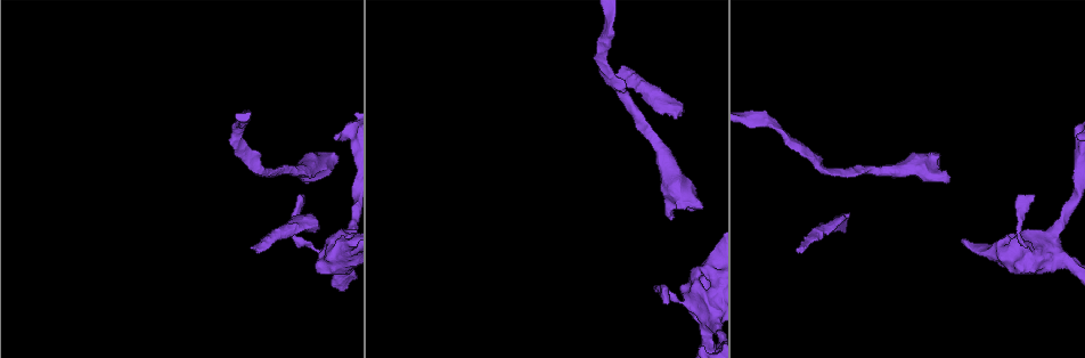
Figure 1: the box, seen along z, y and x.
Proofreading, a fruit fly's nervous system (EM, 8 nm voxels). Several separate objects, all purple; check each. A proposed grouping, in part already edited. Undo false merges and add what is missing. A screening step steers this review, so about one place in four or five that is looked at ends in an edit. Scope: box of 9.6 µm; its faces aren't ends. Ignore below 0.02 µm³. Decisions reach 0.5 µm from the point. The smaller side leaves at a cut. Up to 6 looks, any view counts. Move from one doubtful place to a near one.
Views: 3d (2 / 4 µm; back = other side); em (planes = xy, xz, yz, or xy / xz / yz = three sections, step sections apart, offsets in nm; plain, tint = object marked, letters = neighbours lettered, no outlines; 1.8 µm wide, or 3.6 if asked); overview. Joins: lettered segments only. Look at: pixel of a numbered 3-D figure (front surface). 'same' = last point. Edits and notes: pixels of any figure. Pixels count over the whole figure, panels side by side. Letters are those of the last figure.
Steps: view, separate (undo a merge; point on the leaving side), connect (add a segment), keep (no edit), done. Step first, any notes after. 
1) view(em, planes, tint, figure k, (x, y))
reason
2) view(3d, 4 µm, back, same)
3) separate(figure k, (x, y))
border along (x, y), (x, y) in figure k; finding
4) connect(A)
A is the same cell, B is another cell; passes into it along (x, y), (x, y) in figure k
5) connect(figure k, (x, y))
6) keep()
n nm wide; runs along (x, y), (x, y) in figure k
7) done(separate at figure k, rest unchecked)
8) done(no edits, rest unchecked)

view(3d, 4 µm, figure 1, (796, 251))
free end

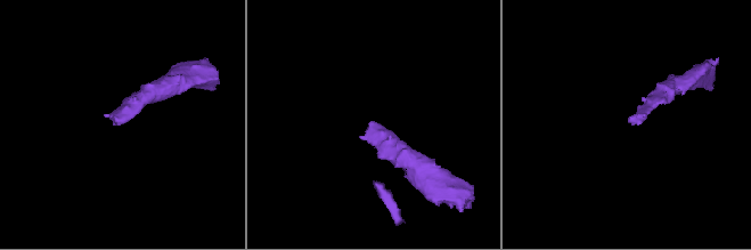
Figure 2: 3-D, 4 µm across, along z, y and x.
view(em, yz, step 16, tint, figure 2, (371, 123))
need the tissue

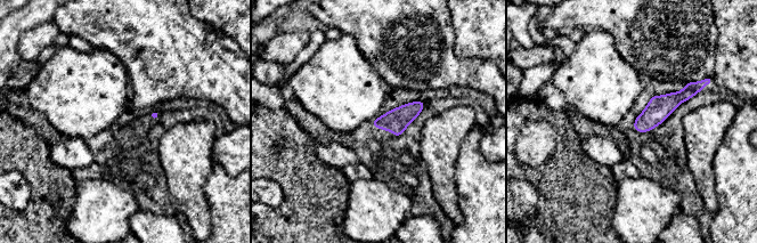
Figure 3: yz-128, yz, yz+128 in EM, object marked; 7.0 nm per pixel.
view(em, planes, letters, same)

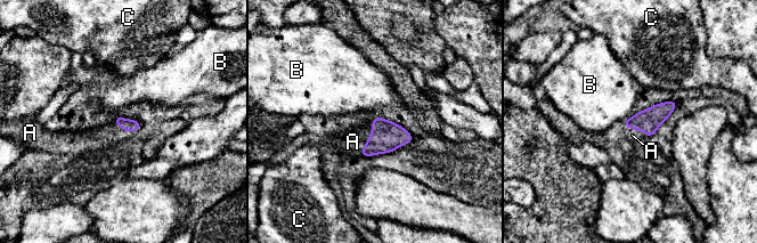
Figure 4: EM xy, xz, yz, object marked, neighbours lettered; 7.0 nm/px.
connect(A)
A is the same cell, B and C are other cells; passes into it along (387, 136), (364, 146), (352, 142) in figure 4; it goes on there

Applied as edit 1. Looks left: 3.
view(overview)

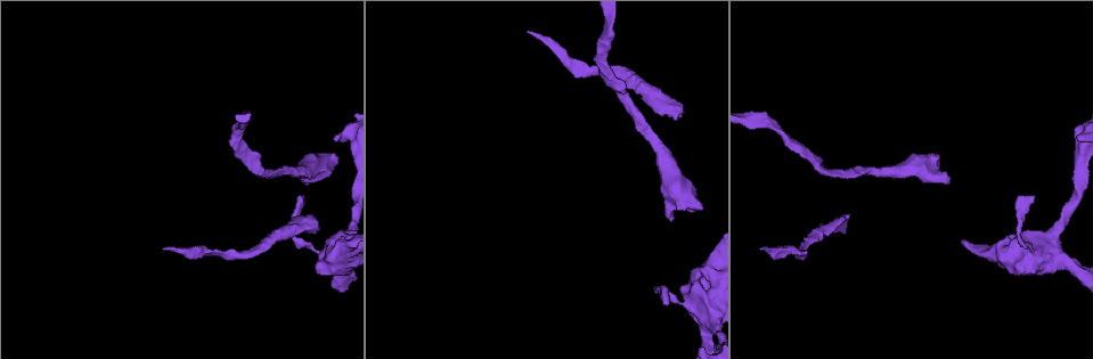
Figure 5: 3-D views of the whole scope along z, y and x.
view(em, planes, letters, figure 5, (679, 118))
an open end

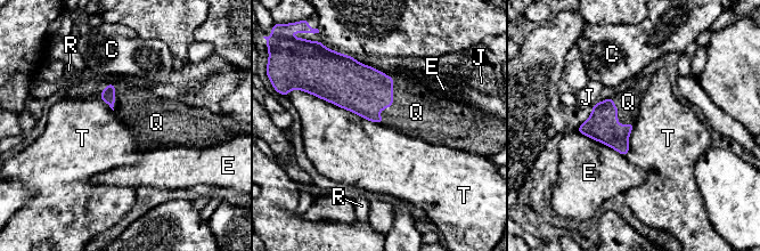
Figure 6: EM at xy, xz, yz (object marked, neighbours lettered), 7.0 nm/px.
connect(Q)
Q is the same cell, C, E, J, R and T are other cells; the cell continues

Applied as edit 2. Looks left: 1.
view(em, 3.6 µm, planes, letters, figure 5, (939, 161))
branch stops here

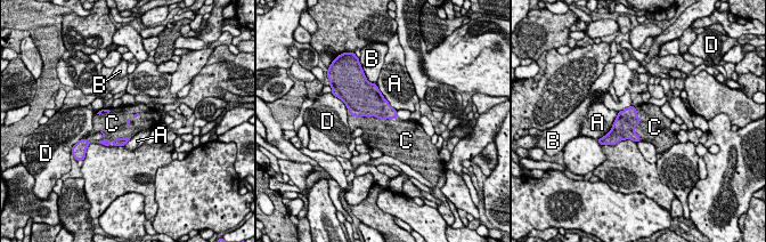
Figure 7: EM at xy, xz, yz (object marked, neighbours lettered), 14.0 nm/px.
connect(C)
C is the same cell, A, B and D are other cells; the cell continues

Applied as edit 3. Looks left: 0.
done(connect at figure 4, connect at figure 6, connect at figure 7, rest unchecked)

